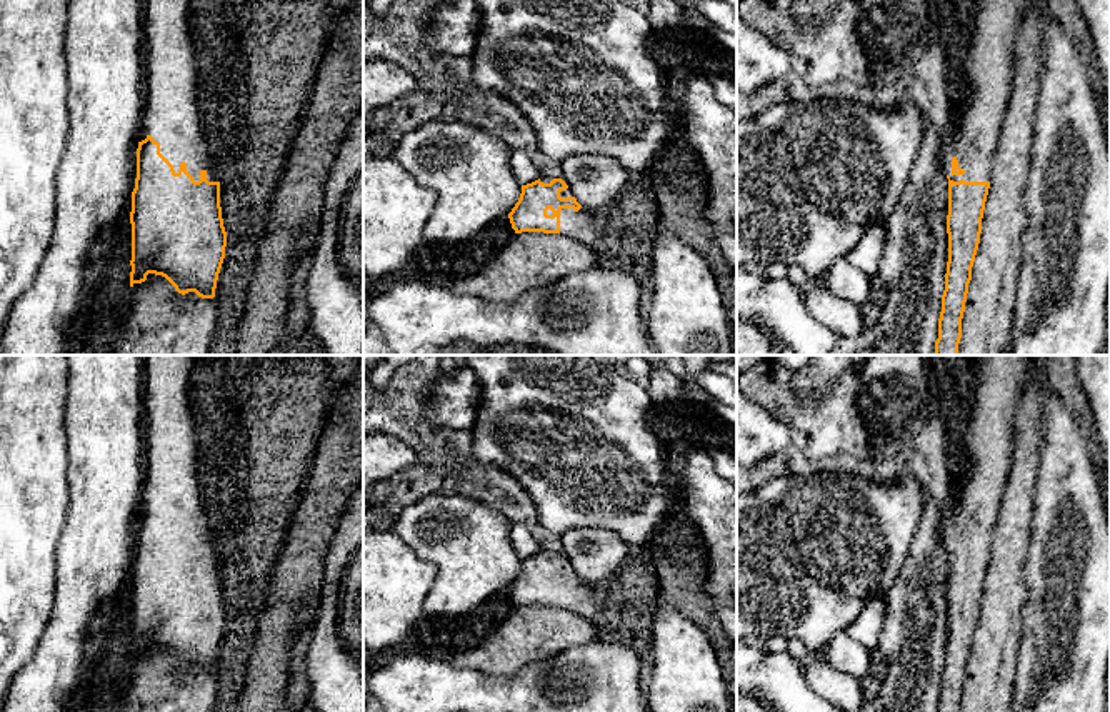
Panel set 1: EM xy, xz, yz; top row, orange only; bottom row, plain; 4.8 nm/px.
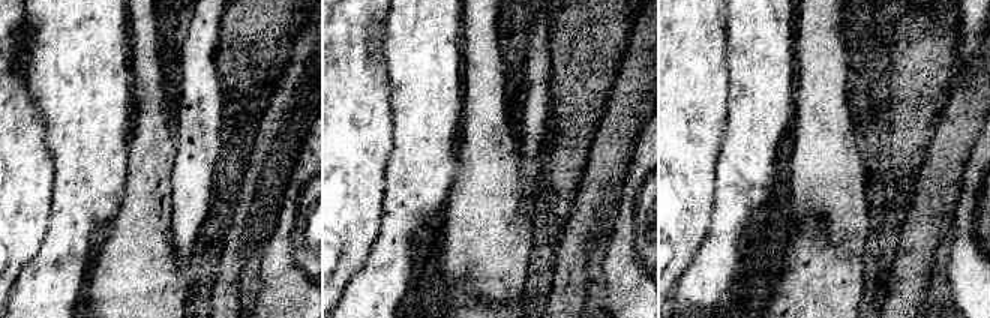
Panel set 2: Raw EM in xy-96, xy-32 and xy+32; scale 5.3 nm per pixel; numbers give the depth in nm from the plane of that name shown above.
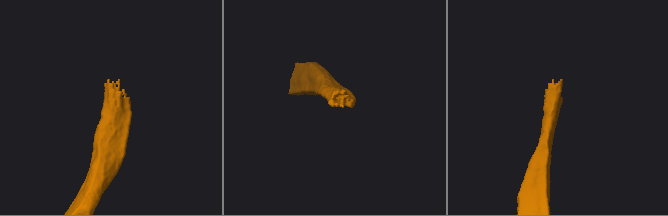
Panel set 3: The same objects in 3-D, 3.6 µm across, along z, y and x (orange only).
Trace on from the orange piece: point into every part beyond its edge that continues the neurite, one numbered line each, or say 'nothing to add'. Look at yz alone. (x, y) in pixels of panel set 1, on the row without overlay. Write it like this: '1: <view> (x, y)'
1: yz (975, 499)

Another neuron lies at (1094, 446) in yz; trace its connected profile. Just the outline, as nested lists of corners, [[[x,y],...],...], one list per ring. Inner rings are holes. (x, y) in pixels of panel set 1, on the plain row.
[[[1040,355],[1040,364],[1047,375],[1047,385],[1057,392],[1065,407],[1073,414],[1078,429],[1092,454],[1100,487],[1110,512],[1110,470],[1103,460],[1102,442],[1098,440],[1098,429],[1085,392],[1075,374],[1072,355]]]

